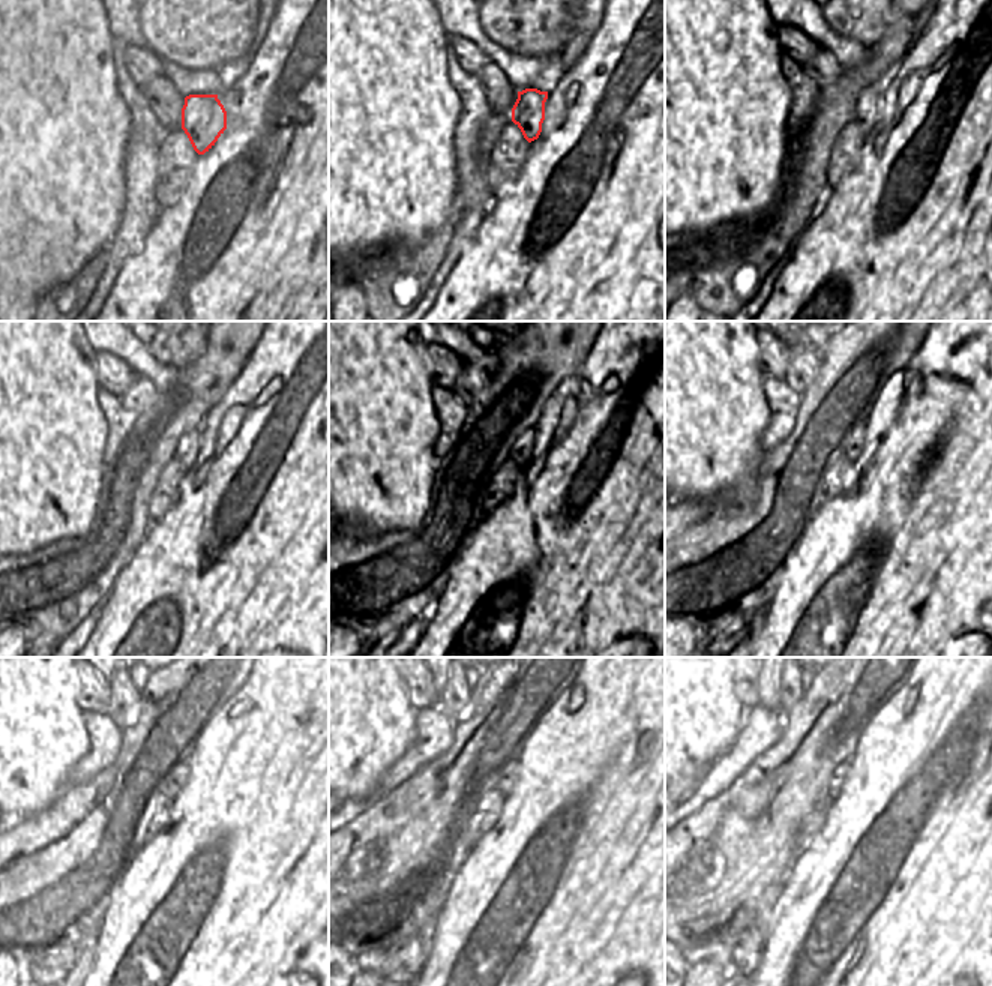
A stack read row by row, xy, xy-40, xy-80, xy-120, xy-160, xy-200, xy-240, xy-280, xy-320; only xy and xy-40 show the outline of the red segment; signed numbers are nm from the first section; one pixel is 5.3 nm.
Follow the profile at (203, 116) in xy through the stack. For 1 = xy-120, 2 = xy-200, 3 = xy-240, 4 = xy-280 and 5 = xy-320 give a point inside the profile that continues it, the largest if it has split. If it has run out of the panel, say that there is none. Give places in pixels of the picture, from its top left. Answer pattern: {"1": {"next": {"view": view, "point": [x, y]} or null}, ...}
{"1": {"next": {"view": "xy-120", "point": [186, 450]}}, "2": {"next": {"view": "xy-200", "point": [854, 444]}}, "3": {"next": {"view": "xy-240", "point": [179, 776]}}, "4": {"next": {"view": "xy-280", "point": [508, 778]}}, "5": {"next": {"view": "xy-320", "point": [839, 775]}}}

